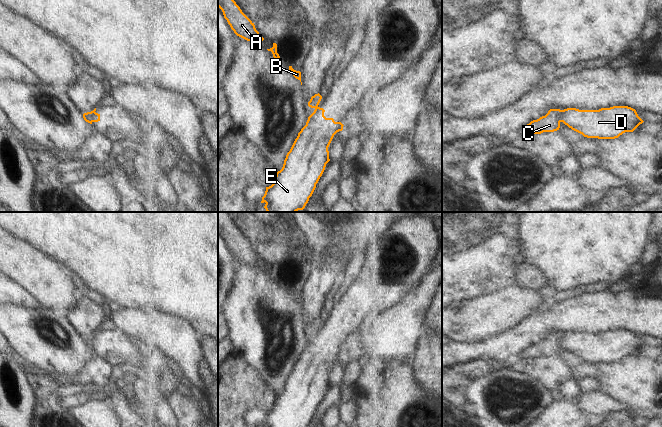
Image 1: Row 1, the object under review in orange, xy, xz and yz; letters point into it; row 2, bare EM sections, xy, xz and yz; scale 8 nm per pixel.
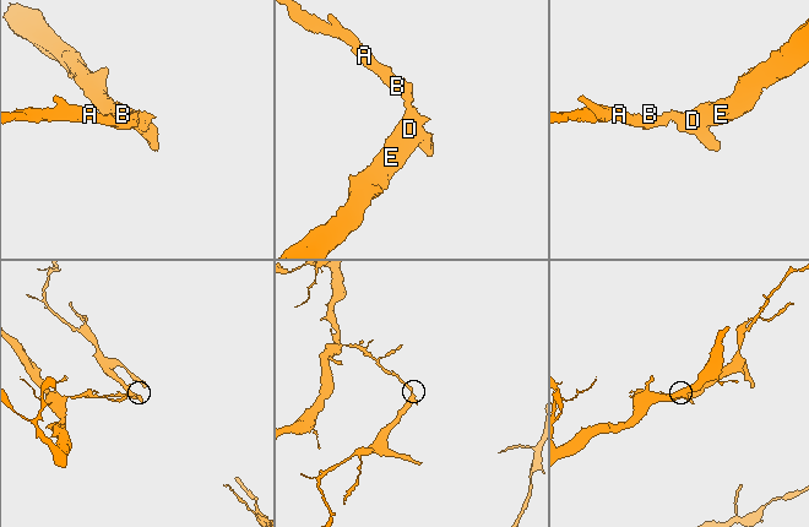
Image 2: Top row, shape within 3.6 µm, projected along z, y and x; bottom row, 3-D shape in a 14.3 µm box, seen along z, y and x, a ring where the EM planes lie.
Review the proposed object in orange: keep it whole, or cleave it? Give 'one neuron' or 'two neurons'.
two neurons

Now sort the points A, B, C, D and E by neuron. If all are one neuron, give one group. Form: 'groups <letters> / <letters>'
groups A B C / D E

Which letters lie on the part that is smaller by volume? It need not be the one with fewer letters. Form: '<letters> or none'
D, E

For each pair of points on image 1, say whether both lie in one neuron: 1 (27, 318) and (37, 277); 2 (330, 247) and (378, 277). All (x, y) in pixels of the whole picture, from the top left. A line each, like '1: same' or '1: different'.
1: different
2: different

